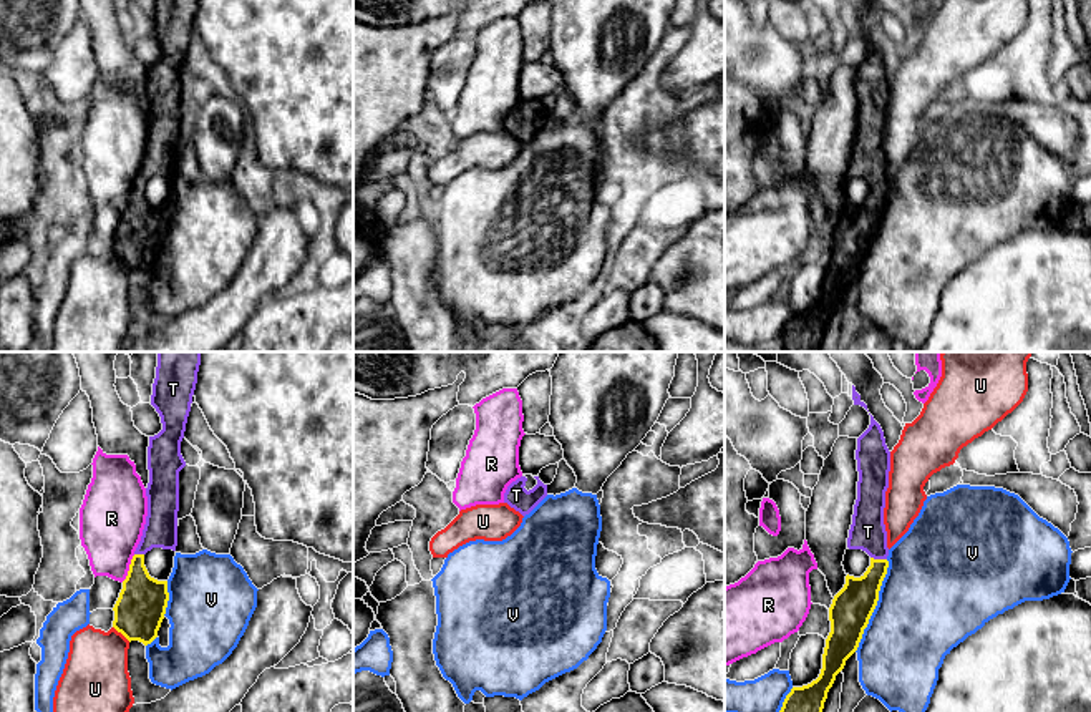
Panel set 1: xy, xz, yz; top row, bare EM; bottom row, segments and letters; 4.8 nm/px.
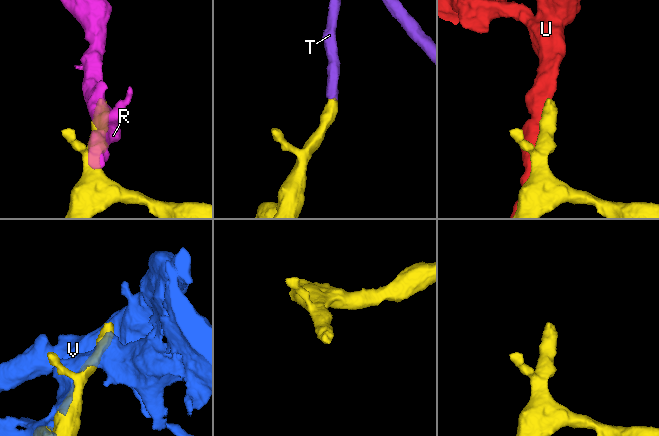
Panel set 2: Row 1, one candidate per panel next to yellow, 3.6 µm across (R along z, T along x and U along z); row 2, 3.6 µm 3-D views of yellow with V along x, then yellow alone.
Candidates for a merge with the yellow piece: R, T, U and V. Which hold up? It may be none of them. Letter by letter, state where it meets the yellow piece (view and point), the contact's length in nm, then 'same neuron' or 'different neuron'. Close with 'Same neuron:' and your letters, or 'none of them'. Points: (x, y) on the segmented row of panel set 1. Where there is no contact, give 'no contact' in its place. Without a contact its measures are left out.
R: contact xy (130, 568); length 150 nm; different neuron
T: contact yz (879, 560); length 80 nm; same neuron
U: contact xy (121, 633); length 120 nm; different neuron
V: contact yz (876, 604); length 480 nm; different neuron
Same neuron: T

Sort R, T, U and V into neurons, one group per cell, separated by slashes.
R / T / U / V

